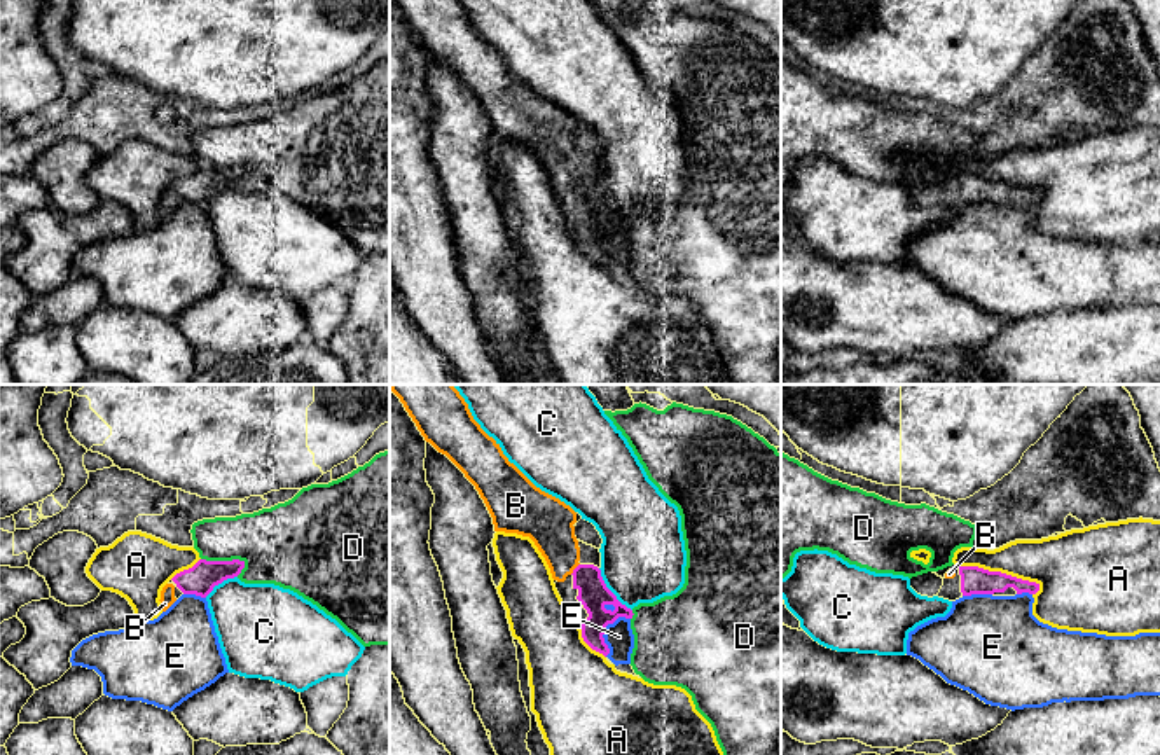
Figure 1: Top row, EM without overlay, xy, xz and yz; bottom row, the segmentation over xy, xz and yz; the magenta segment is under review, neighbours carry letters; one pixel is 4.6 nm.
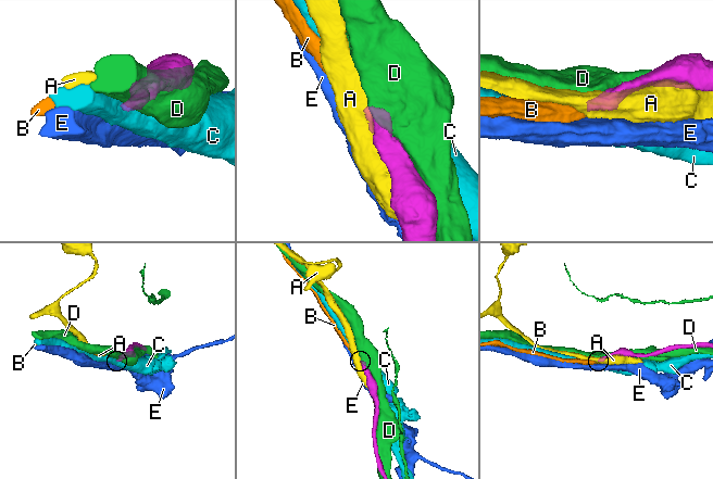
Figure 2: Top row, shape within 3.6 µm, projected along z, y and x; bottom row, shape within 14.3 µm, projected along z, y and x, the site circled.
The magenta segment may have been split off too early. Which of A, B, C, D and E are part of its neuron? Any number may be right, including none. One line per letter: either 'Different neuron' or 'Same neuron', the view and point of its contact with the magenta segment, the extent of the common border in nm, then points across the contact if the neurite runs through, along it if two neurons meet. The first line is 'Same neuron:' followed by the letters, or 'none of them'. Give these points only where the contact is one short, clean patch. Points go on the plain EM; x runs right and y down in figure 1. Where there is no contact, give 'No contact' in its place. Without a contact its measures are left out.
Same neuron: B
A: Different neuron. Touches magenta at yz (1000, 180). Shared border 400 nm
B: Same neuron. Touches magenta at xz (575, 177). Shared border 70 nm. Path across: xz (593, 201), (591, 193), (575, 177), (563, 165), (549, 131)
C: Different neuron. Touches magenta at xz (610, 200). Shared border 260 nm. Boundary: xz (598, 177), (605, 194), (631, 219)
D: Different neuron. Touches magenta at xy (224, 170). Shared border 220 nm
E: Different neuron. Touches magenta at xz (605, 238). Shared border 220 nm. Boundary: xz (629, 226), (619, 226), (607, 235), (605, 264)

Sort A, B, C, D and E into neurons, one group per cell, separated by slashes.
A / B / C / D / E

